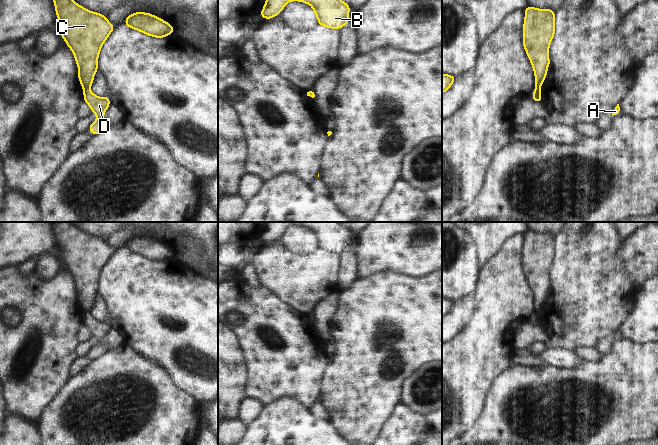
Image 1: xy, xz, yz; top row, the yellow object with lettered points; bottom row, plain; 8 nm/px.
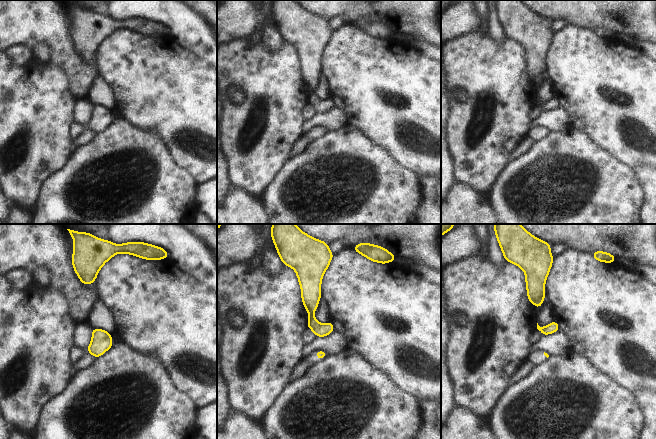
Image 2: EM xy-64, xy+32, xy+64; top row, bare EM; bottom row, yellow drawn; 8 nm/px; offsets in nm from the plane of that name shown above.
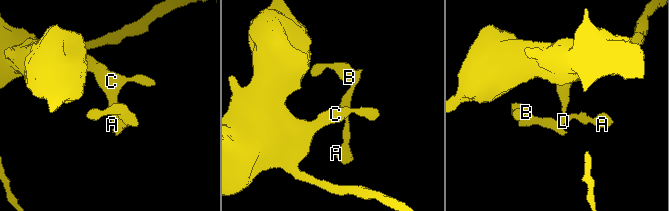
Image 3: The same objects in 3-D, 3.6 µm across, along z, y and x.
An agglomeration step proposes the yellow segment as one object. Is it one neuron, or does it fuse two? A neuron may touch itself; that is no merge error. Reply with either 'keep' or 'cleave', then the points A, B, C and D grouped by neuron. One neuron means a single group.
cleave; A B D / C

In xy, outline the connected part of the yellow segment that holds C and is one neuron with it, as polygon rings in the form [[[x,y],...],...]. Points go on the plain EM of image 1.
[[[53,222],[53,225],[59,243],[60,259],[72,274],[79,292],[78,303],[83,312],[90,312],[95,296],[98,295],[98,279],[101,271],[116,249],[110,248],[103,238],[89,235],[71,222]]]

